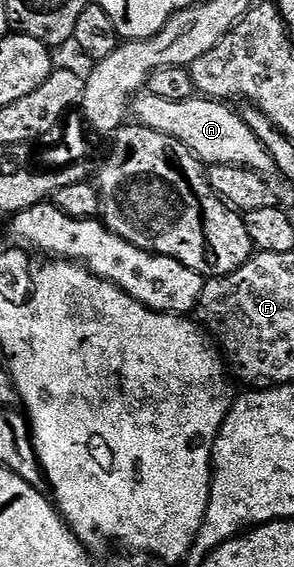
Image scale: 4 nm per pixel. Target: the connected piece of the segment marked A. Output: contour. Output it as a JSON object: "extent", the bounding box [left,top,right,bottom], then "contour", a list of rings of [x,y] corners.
{"extent":[131,93,278,181],"contour":[[[141,93],[131,104],[132,114],[137,114],[136,122],[147,129],[155,129],[167,137],[175,137],[192,155],[197,156],[202,164],[235,165],[246,167],[259,173],[270,181],[278,178],[275,161],[271,161],[271,153],[263,149],[263,141],[247,129],[247,123],[241,115],[232,111],[230,104],[208,97],[194,97],[187,101],[162,101],[160,97],[148,93]]]}

